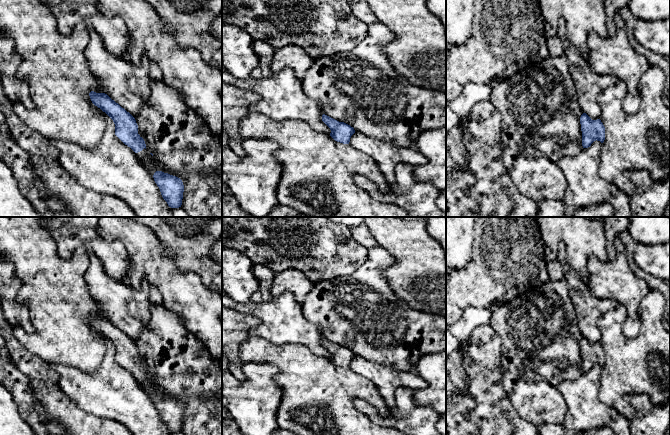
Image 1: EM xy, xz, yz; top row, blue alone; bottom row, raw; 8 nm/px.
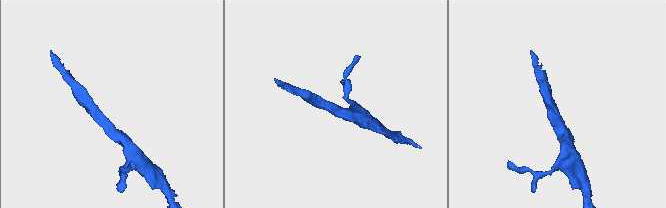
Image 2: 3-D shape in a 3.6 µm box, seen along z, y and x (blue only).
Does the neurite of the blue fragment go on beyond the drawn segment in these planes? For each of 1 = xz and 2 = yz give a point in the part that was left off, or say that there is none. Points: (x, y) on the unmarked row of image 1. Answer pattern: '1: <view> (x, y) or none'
1: none
2: none

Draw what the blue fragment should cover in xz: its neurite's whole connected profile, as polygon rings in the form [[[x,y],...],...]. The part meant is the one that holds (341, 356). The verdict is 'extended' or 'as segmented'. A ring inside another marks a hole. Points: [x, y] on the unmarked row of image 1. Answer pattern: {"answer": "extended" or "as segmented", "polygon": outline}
{"answer": "as segmented", "polygon": [[[325,338],[322,339],[322,345],[330,352],[330,360],[337,366],[349,368],[351,360],[355,354],[350,349],[339,346]]]}

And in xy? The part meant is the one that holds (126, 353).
{"answer": "extended", "polygon": [[[89,317],[92,327],[105,336],[115,348],[115,359],[136,378],[146,392],[151,391],[155,382],[146,374],[144,363],[138,358],[135,342],[105,317]]]}

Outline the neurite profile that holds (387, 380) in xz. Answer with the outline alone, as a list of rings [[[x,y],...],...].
[[[357,355],[351,360],[349,368],[369,379],[377,387],[390,409],[395,408],[395,390],[398,387],[422,390],[428,385],[422,377],[414,372],[391,369]]]

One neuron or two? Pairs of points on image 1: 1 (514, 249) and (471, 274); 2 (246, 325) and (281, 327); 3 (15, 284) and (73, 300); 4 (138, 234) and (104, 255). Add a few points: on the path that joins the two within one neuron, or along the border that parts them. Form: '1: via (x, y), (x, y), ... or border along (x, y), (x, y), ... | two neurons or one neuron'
1: via (505, 260), (491, 274), (482, 274) | one neuron
2: border along (237, 311), (260, 320), (250, 335) | two neurons
3: border along (12, 263), (21, 283), (17, 301), (27, 308) | two neurons
4: border along (100, 235), (124, 247), (130, 266) | two neurons

